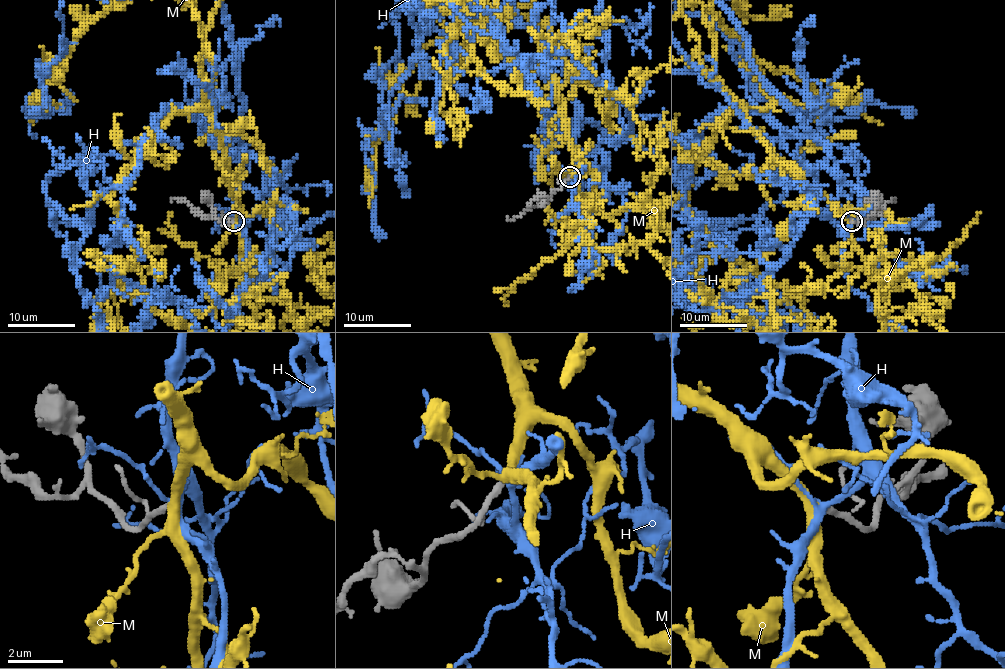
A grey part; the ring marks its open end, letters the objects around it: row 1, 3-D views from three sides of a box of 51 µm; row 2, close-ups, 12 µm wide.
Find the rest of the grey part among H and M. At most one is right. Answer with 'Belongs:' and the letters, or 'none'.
Belongs: M

